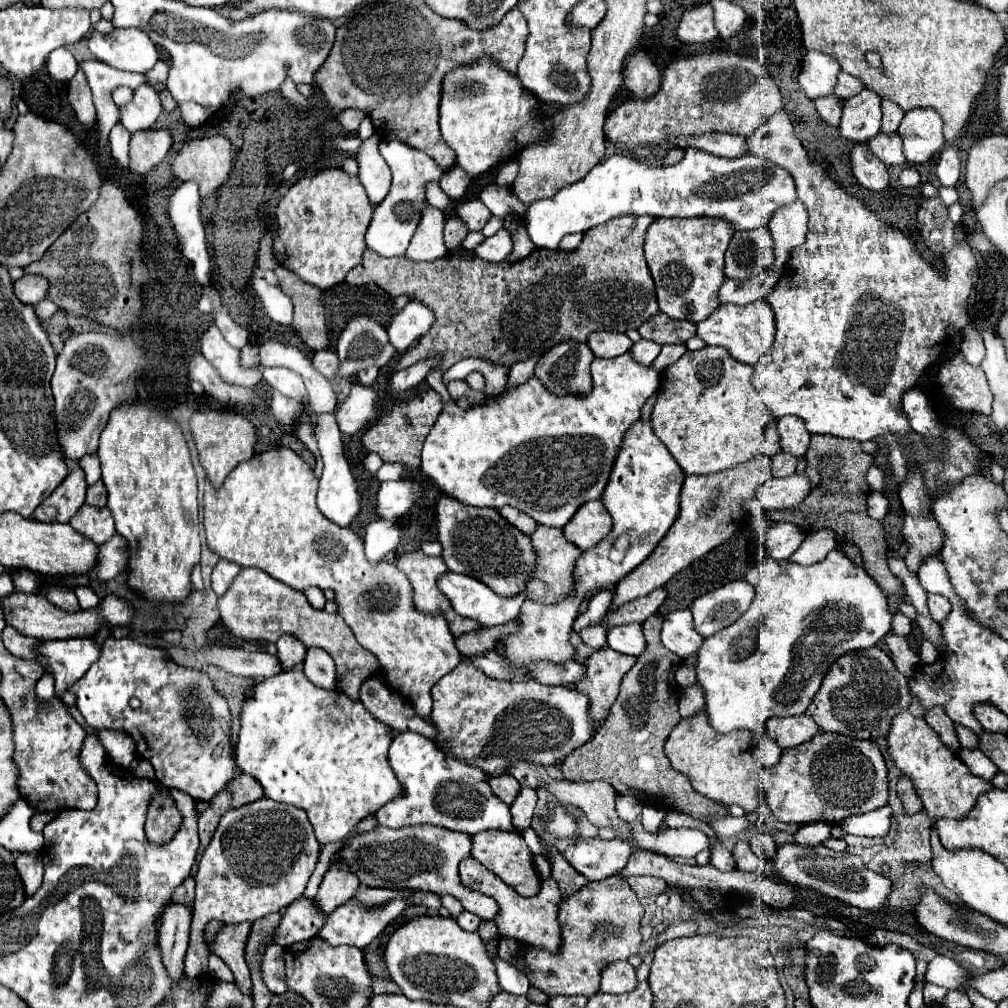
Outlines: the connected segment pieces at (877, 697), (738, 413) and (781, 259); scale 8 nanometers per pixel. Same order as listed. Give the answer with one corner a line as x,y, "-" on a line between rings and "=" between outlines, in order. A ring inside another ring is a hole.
877,646
857,650
839,658
823,678
807,716
813,718
823,732
847,734
859,740
885,738
895,714
909,710
911,694
907,678
893,666
893,660
=
705,346
697,352
687,350
661,374
659,398
651,414
651,428
655,436
663,440
685,474
715,474
725,468
743,464
760,453
763,430
773,420
773,416
769,416
769,410
765,410
765,416
759,412
761,408
767,407
751,384
751,374
753,366
735,362
735,358
731,358
731,354
719,346
=
793,202
793,204
777,210
769,222
769,228
771,228
773,240
775,240
775,254
777,254
777,258
769,266
769,270
775,272
775,268
785,266
791,250
805,240
807,222
805,222
803,202

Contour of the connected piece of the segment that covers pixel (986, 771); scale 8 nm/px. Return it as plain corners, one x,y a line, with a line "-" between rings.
961,748
959,752
959,758
963,760
963,764
971,770
971,774
975,774
977,778
985,778
985,780
991,780
997,770
995,770
995,764
987,760
987,756
981,754
981,750
965,750

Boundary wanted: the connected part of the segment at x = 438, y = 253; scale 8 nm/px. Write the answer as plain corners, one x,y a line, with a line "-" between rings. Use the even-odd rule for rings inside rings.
427,206
423,210
419,228
405,252
407,258
415,262
429,262
437,260
447,254
445,242
443,242
443,226
445,226
445,214
433,206

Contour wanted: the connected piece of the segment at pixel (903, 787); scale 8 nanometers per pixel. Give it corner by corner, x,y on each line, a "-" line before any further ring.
901,776
899,784
897,784
897,794
899,794
899,798
901,798
901,802
909,814
915,814
923,808
923,802
921,802
913,782
907,776

